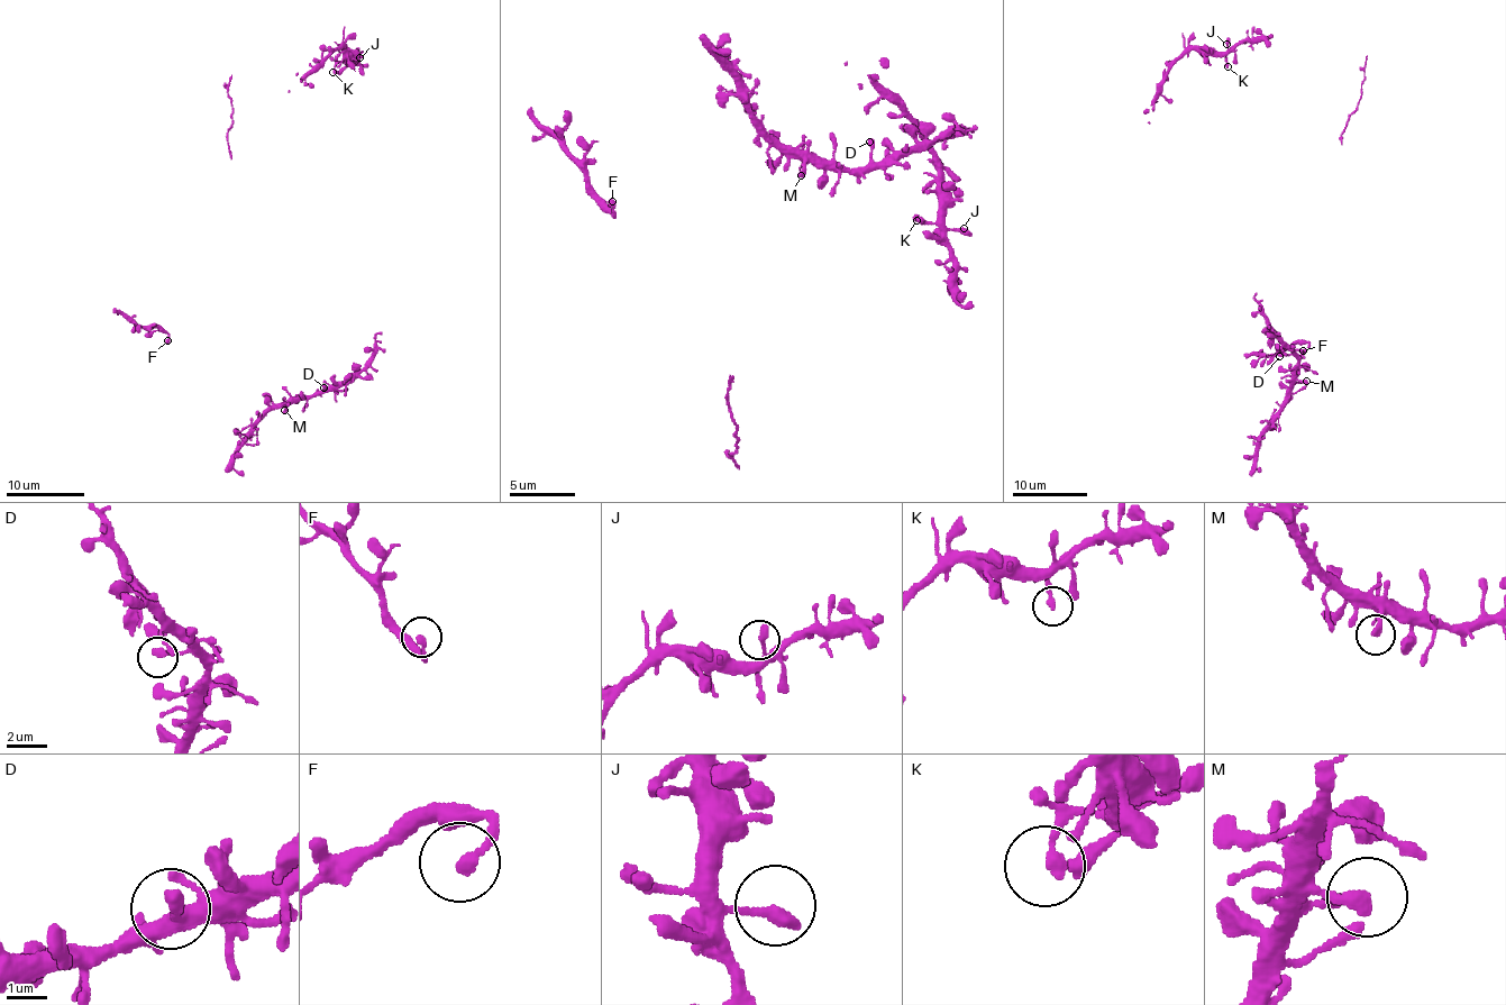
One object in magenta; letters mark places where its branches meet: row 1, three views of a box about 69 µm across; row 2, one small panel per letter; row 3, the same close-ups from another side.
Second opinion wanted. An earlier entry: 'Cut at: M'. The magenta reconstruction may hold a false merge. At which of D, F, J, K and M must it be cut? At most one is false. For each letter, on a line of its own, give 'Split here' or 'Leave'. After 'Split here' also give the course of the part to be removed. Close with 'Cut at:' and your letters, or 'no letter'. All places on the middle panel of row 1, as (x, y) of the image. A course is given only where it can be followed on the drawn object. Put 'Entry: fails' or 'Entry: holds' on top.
Entry: fails
D: Leave
F: Leave
J: Leave
K: Leave
M: Leave
Cut at: no letter

